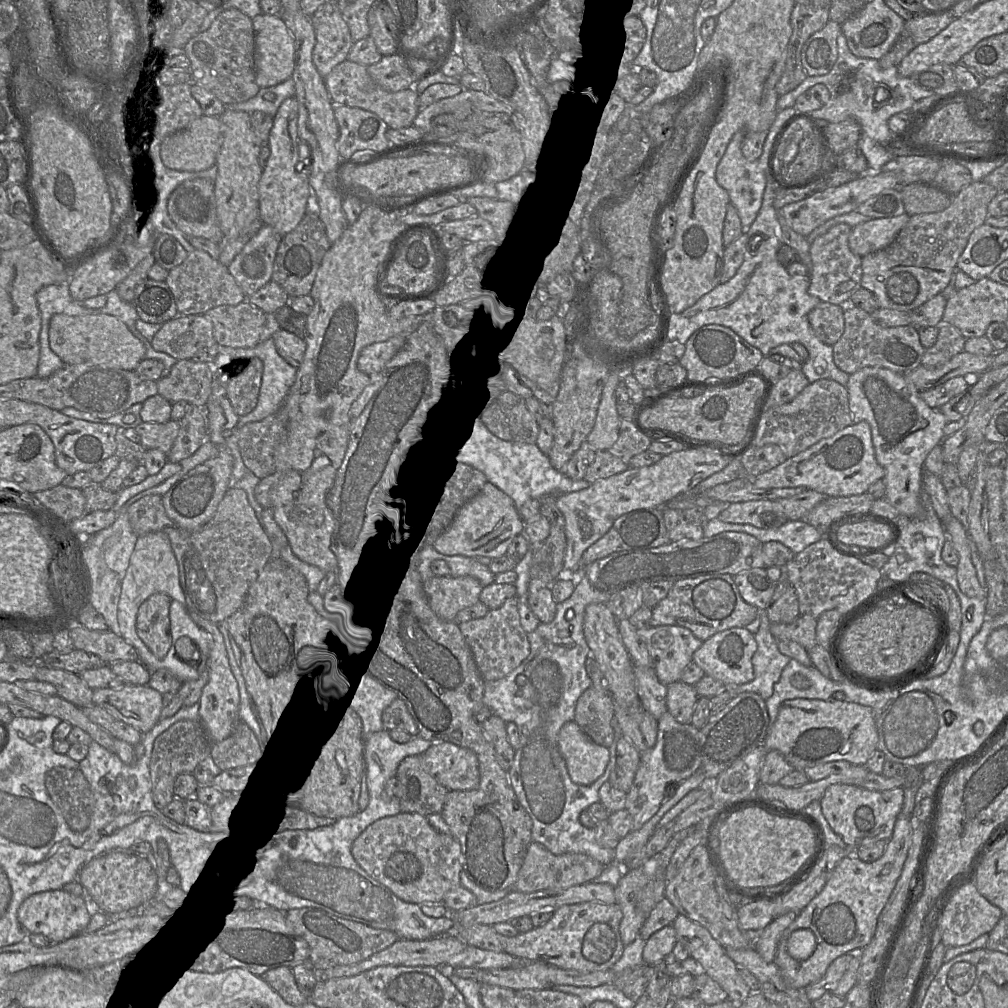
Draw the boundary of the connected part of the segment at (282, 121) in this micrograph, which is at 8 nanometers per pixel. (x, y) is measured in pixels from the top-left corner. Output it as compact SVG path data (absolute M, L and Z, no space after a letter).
M296 97L285 99L273 117L269 134L270 156L263 168L258 184L260 218L264 225L271 226L282 237L294 230L306 214L311 196L309 177L298 173L298 101Z

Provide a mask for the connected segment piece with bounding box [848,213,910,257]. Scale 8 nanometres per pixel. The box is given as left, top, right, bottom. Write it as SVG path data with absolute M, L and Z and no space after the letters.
M907 213L896 217L873 218L852 227L848 245L851 252L864 257L889 246L909 221Z

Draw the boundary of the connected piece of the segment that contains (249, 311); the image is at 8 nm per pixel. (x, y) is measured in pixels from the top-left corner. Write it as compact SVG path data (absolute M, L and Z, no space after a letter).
M247 300L238 305L214 307L204 315L213 323L215 341L219 345L233 348L254 348L257 346L266 322L266 314Z

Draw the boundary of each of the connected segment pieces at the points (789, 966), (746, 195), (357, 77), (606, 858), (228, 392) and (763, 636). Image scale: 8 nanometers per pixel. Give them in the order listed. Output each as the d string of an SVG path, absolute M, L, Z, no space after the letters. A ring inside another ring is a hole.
M900 812L894 826L892 837L889 839L884 854L874 862L863 862L858 857L843 858L833 870L823 890L810 901L789 927L783 931L778 942L774 963L779 967L789 986L793 988L806 988L820 980L826 974L830 964L838 957L857 948L864 949L871 942L876 931L878 918L902 873L909 848L912 844L914 823L913 815L911 818L906 818L904 814ZM799 929L810 930L816 938L816 949L805 961L794 960L787 950L788 938L791 933Z
M738 131L733 135L716 169L716 181L727 191L730 203L737 209L742 224L742 233L747 233L747 228L756 219L766 187L766 175L759 161L749 161L742 154L742 142L747 132Z
M348 59L339 63L324 79L325 86L334 105L361 108L380 117L391 129L401 129L413 124L419 113L419 94L413 87L389 92L378 86L367 72L367 66Z
M585 573L580 574L571 596L557 603L554 619L549 623L540 622L527 634L529 655L505 677L485 682L482 697L483 705L490 707L494 715L506 723L515 723L521 733L521 742L515 749L508 778L518 800L532 819L533 842L543 844L555 855L582 853L605 866L616 862L615 850L600 846L596 841L595 828L582 825L580 815L590 805L600 801L599 790L617 766L617 744L623 735L621 728L614 716L611 720L614 739L609 747L608 765L603 775L590 785L572 781L557 738L563 724L574 720L578 698L592 685L585 667L586 659L592 655L583 634L585 608L592 603L607 604L609 599L609 594L592 586ZM569 609L575 612L572 620L566 619Z
M255 357L241 374L226 383L225 395L239 417L249 414L256 407L262 374L263 362Z
M766 610L759 611L760 626L755 634L757 650L752 657L755 678L744 684L729 686L735 694L756 692L764 701L773 694L774 684L780 679L784 667L791 658L780 652L777 641L770 631L771 621Z

